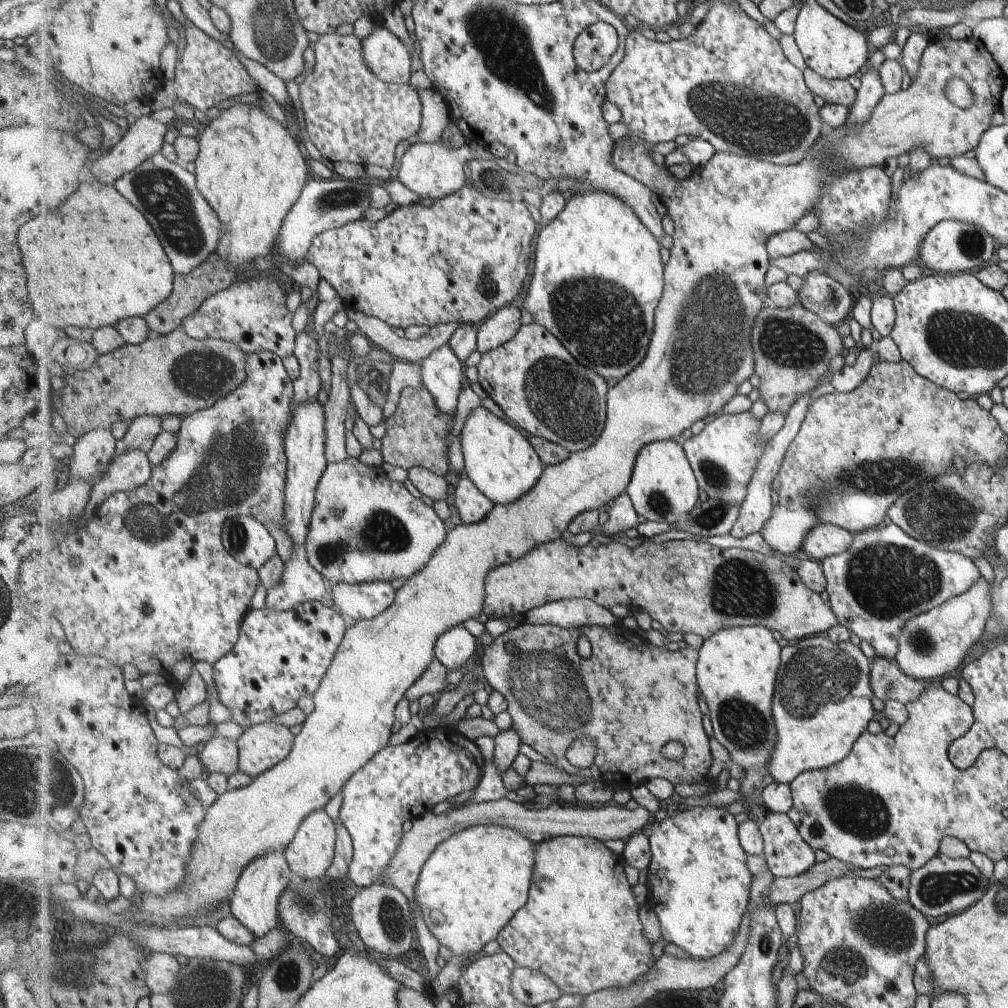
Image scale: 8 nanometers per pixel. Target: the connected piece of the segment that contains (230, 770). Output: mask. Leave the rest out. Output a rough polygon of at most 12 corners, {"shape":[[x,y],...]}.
{"shape":[[214,737],[199,760],[209,774],[239,771],[238,740]]}

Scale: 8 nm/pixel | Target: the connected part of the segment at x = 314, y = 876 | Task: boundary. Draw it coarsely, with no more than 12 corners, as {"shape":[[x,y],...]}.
{"shape":[[325,810],[303,820],[284,851],[303,880],[323,880],[338,829]]}

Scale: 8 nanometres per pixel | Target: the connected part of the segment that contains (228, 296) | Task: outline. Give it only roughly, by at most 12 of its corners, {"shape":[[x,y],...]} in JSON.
{"shape":[[255,274],[179,326],[247,354],[295,353],[285,286]]}

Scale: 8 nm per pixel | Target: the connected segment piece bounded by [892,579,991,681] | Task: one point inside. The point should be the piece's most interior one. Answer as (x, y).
(929, 645)

